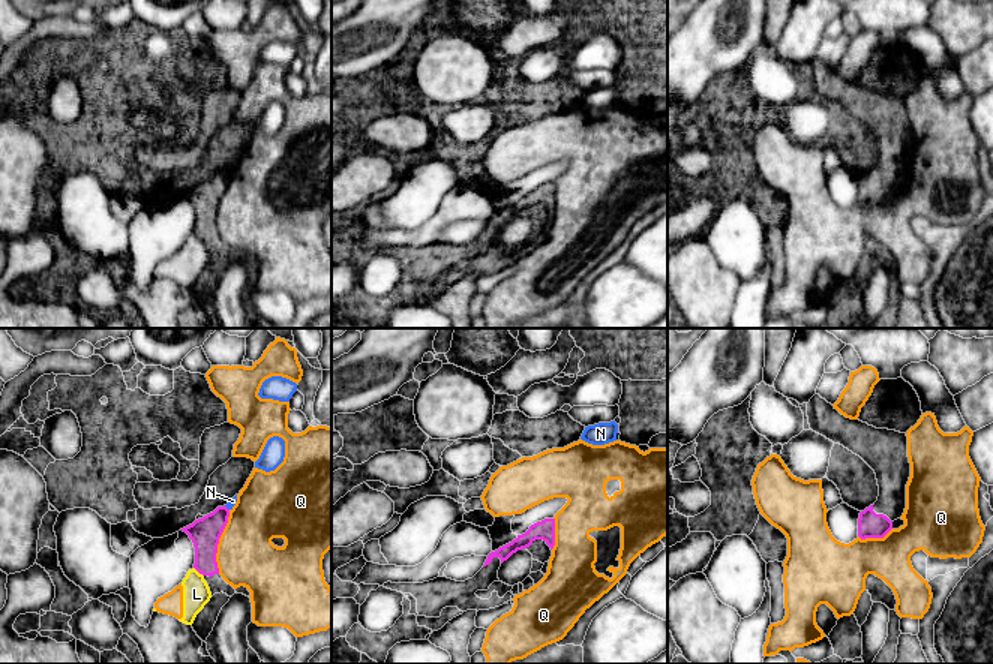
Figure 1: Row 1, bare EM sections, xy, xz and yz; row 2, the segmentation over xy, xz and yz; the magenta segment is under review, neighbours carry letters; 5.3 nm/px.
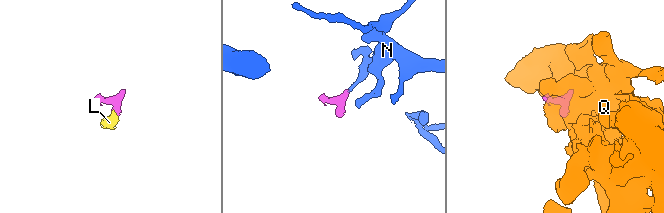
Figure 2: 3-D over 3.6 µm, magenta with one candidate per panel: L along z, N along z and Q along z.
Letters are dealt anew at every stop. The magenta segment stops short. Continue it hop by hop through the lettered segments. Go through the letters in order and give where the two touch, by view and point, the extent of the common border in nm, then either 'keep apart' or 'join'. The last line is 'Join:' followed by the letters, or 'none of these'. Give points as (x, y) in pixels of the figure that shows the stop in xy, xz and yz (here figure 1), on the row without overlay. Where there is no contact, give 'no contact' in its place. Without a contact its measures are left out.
L: contact xy (198, 236); length 80 nm; keep apart
N: contact xy (227, 173); length 40 nm; keep apart
Q: contact xy (218, 206); length 360 nm; keep apart
Join: none of these

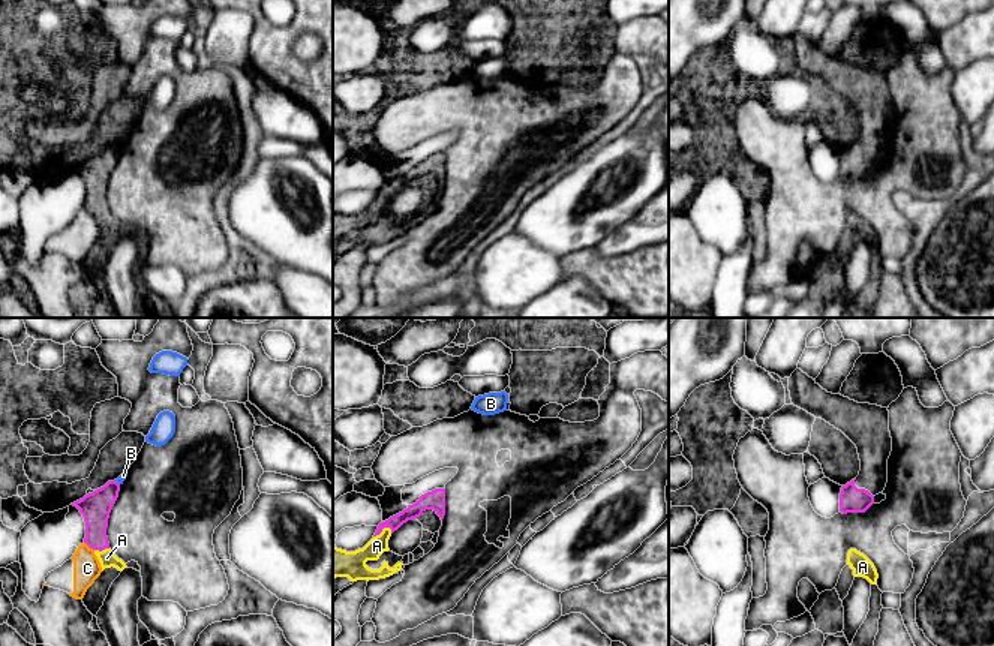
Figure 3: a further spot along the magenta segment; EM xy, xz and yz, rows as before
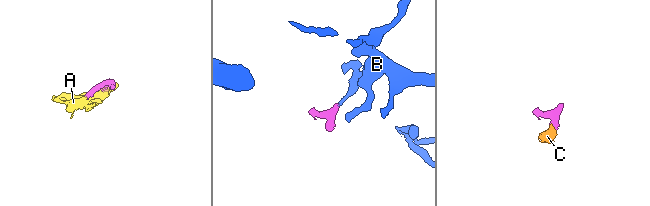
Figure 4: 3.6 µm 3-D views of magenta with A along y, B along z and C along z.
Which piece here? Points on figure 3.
A: contact xz (383, 192); length 110 nm; join
B: contact xy (117, 147); length 40 nm; keep apart
C: contact xy (89, 210); length 80 nm; keep apart
Join: A

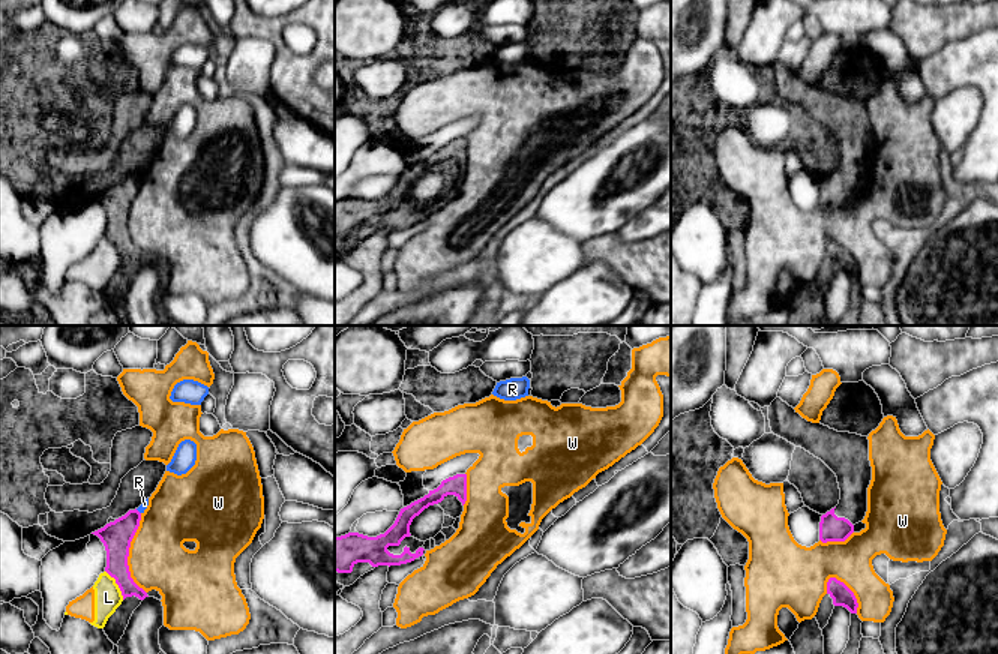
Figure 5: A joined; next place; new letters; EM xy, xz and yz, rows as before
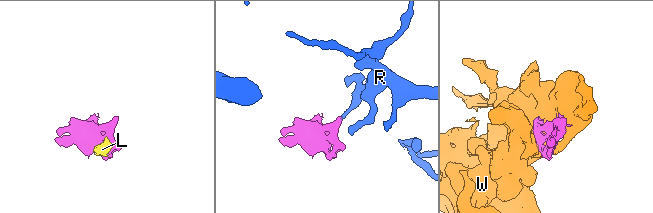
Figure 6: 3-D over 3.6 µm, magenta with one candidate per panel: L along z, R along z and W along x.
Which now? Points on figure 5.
L: contact xy (117, 248); length 190 nm; keep apart
R: contact xy (138, 176); length 40 nm; keep apart
W: contact xy (128, 218); length 440 nm; keep apart
Join: none of these

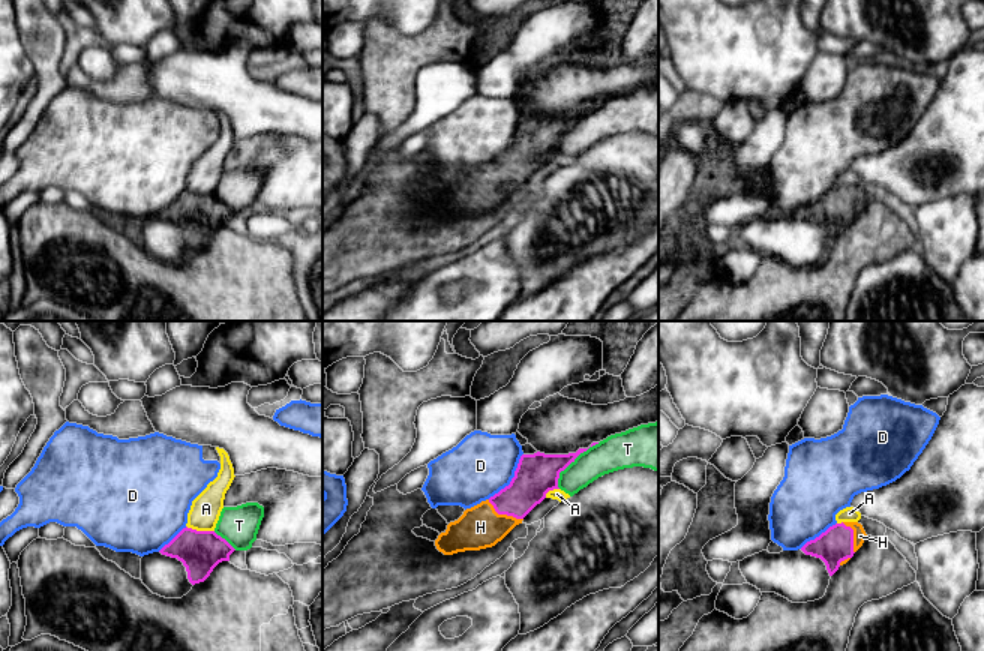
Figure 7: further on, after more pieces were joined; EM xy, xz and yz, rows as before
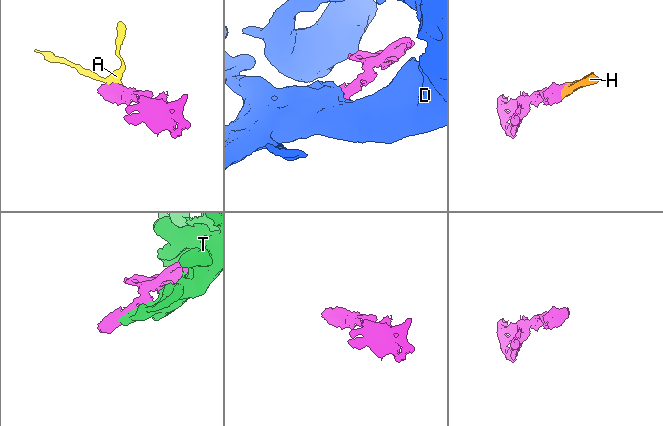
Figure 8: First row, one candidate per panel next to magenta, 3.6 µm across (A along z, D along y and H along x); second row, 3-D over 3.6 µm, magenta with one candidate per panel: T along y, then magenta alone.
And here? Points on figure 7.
A: contact xy (200, 195); length 160 nm; keep apart
D: contact xz (512, 143); length 320 nm; keep apart
H: contact xz (504, 177); length 220 nm; join
T: contact xz (572, 125); length 340 nm; keep apart
Join: H

